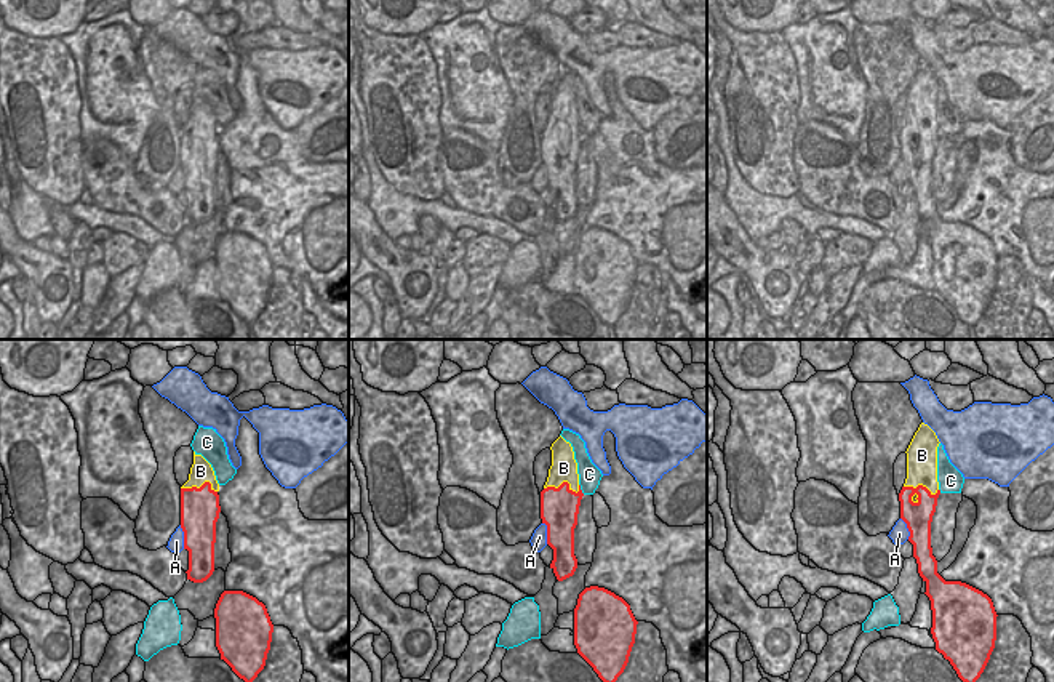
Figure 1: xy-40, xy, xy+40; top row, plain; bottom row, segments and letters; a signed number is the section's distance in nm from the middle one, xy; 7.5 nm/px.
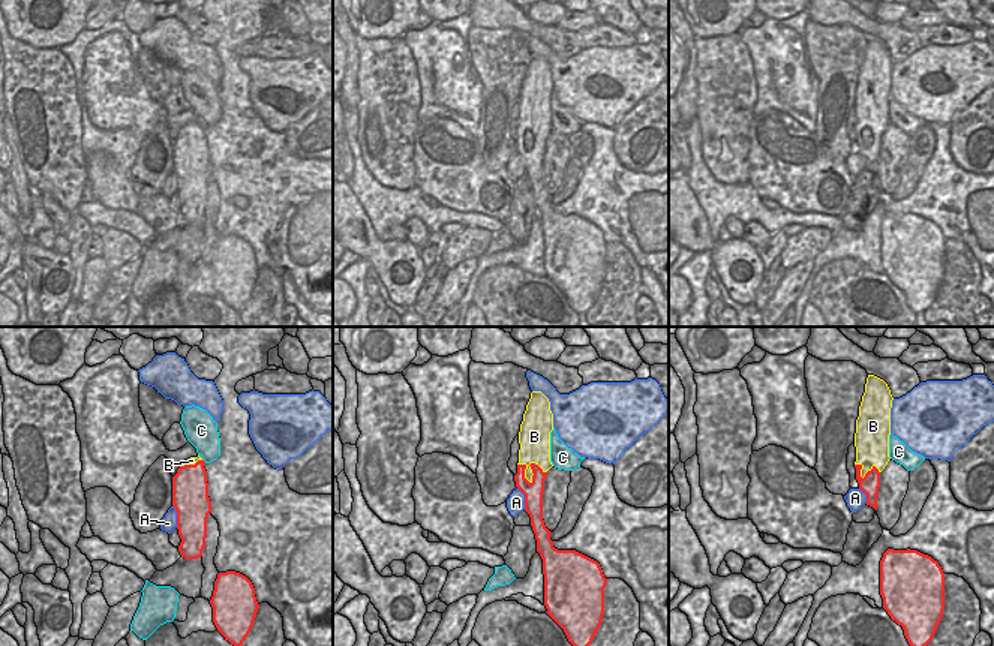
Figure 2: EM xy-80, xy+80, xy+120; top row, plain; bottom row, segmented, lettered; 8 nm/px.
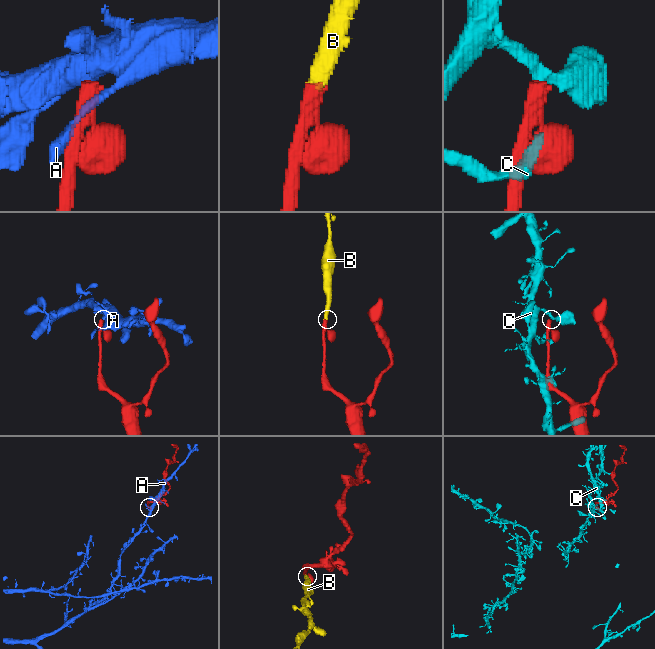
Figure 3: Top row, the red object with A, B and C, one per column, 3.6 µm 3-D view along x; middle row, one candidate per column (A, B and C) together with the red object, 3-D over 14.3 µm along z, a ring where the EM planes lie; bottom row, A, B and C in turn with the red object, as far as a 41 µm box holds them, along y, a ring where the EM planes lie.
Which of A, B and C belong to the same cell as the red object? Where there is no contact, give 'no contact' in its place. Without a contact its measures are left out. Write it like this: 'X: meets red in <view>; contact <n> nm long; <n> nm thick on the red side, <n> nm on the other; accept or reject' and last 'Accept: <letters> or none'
A: meets red in xy-40; contact 180 nm long; 300 nm thick on the red side, 120 nm on the other; reject
B: meets red in xy; contact 280 nm long; 280 nm thick on the red side, 200 nm on the other; accept
C: meets red in xy; contact 90 nm long; 280 nm thick on the red side, 170 nm on the other; reject
Accept: B

